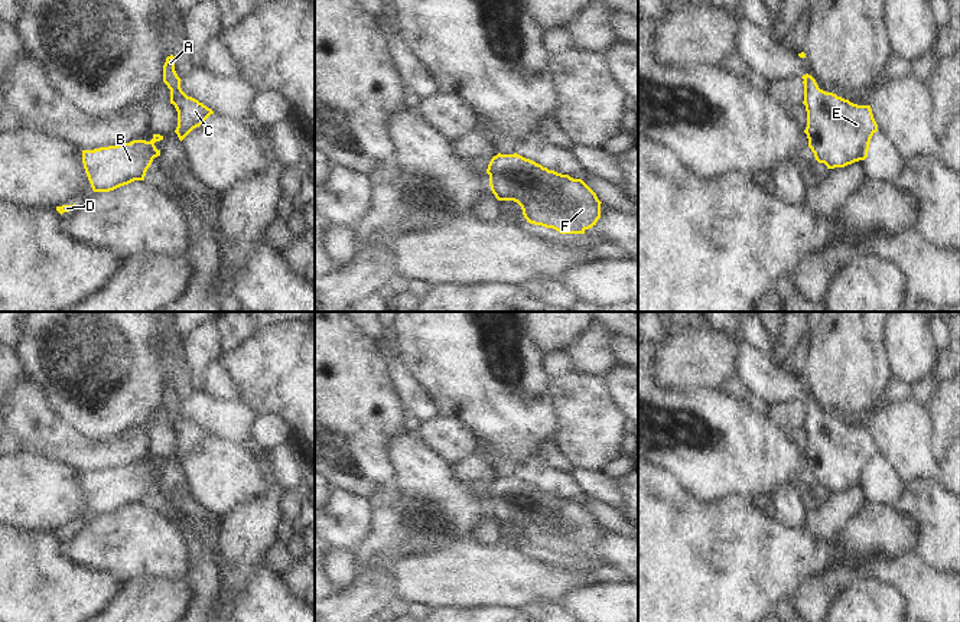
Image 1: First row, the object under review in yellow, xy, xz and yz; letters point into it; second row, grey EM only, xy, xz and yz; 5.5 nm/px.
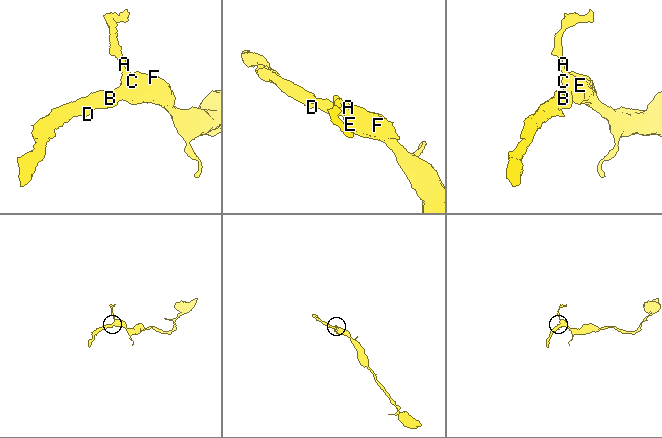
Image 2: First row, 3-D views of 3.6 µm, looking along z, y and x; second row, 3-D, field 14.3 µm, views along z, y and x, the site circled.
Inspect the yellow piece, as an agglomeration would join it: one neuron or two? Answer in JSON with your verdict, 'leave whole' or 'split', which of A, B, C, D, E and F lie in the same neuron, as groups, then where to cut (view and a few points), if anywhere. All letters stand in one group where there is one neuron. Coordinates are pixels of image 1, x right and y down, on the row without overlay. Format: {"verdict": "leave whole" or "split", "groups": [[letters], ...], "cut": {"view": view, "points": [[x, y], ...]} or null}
{"verdict": "leave whole", "groups": [["A", "B", "C", "D", "E", "F"]], "cut": null}

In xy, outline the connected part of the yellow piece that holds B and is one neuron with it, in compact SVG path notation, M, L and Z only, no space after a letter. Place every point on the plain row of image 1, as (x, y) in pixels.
M153 457L150 465L130 466L82 473L82 486L94 515L110 515L134 504L144 504L146 495L160 473L154 466L163 459Z

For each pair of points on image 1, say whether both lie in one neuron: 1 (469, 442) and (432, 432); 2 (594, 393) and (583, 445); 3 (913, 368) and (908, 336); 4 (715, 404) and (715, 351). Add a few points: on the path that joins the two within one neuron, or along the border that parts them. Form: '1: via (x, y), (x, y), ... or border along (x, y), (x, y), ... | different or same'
1: via (461, 442), (441, 432) | same
2: via (589, 406), (589, 432) | same
3: via (911, 361), (910, 344) | same
4: border along (682, 387), (712, 387), (718, 390) | different

